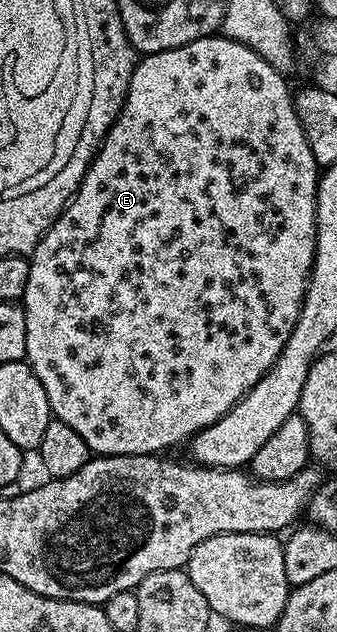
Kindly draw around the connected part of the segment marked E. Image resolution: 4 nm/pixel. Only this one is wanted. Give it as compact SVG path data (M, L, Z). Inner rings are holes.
M222 34L206 36L197 42L189 42L185 46L177 46L173 50L161 50L160 52L146 53L136 63L129 90L125 102L121 106L119 116L108 130L92 160L85 178L79 184L79 188L67 202L67 207L49 226L49 230L41 238L41 242L30 253L29 282L25 286L25 294L21 301L21 307L25 312L25 342L27 343L26 363L31 365L37 378L41 378L41 386L45 386L45 398L49 398L51 415L56 420L65 422L65 426L73 426L81 438L85 438L85 446L91 448L92 453L100 456L150 456L152 454L166 453L166 448L175 448L178 444L186 445L192 436L201 430L213 426L217 418L226 414L232 406L239 401L273 365L281 354L285 342L289 342L289 334L293 334L293 326L297 326L297 318L301 314L303 299L307 293L307 286L311 282L311 267L315 261L315 243L317 242L317 190L321 169L313 158L313 150L309 150L309 142L305 138L305 130L297 118L295 101L292 89L287 89L288 77L270 65L261 54L253 51L249 46L240 41L229 39Z

